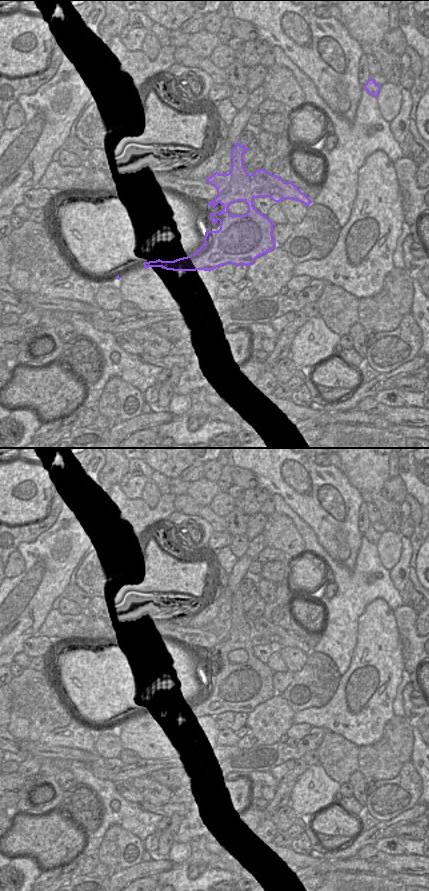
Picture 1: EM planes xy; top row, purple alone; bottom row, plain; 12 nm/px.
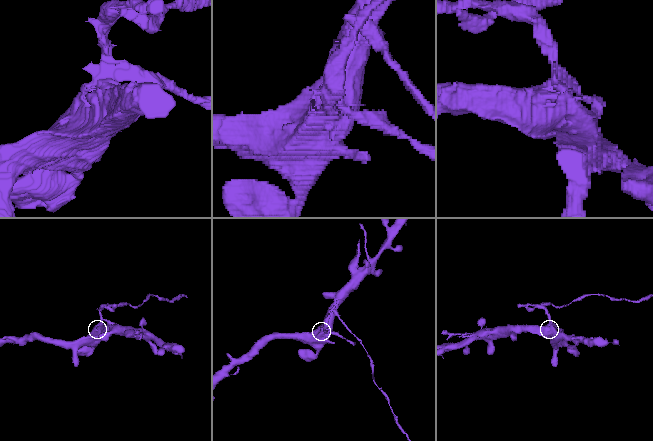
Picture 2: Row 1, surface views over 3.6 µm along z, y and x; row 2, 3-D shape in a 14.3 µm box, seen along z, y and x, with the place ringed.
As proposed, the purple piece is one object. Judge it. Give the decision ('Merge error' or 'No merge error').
Merge error.

